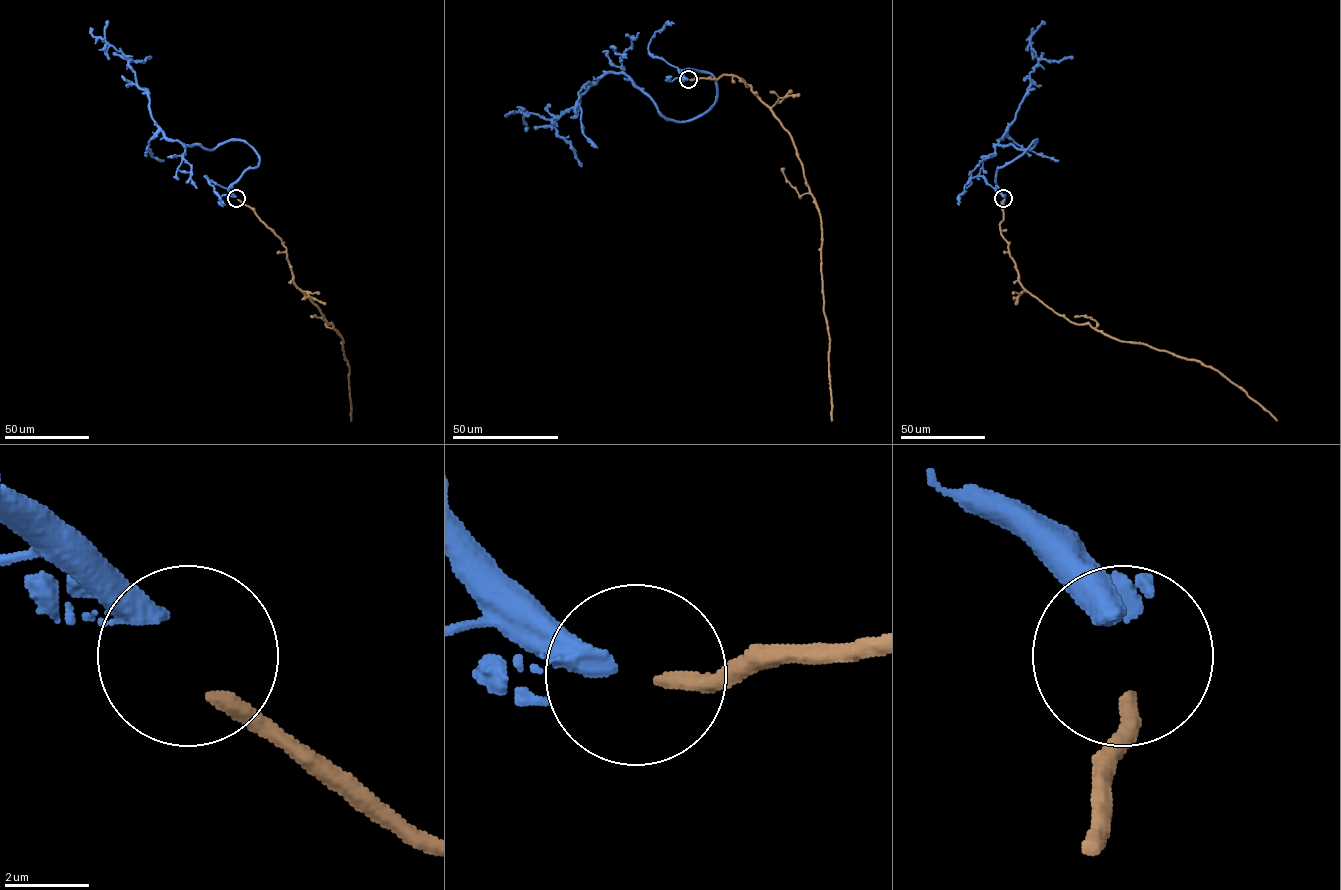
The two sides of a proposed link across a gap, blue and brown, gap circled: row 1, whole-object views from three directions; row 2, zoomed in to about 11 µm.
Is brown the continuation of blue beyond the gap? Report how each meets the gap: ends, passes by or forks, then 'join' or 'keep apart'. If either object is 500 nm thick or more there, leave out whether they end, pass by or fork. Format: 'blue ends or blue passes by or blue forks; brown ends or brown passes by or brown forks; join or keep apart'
blue ends; brown ends; keep apart

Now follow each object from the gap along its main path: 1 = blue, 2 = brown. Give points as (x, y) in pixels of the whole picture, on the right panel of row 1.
1: (1003, 196), (998, 168), (1037, 140), (1029, 149), (998, 141), (1030, 85), (1038, 59), (1029, 41), (1045, 22)
2: (1004, 199), (1001, 234), (1027, 291), (1071, 321), (1211, 366), (1276, 420)

